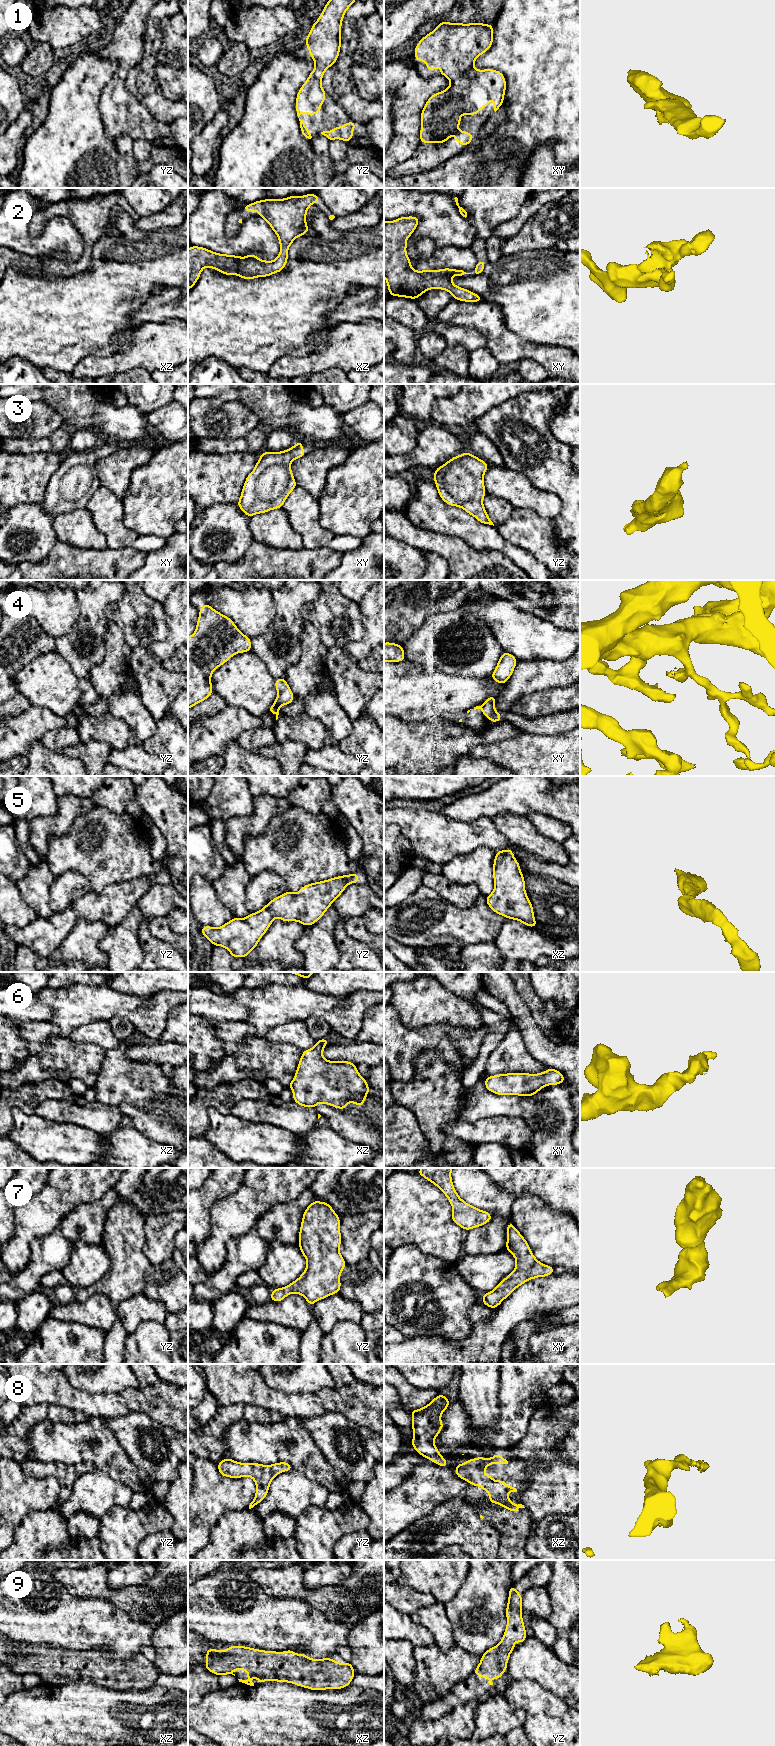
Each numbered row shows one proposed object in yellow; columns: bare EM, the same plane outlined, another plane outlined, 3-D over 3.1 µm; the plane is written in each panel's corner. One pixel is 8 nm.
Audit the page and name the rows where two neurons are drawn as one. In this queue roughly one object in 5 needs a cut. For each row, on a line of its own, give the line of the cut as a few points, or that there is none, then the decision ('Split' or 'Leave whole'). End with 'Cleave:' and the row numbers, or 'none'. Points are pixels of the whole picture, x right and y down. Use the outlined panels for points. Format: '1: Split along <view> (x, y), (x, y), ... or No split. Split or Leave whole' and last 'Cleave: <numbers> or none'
1: No split. Leave whole
2: No split. Leave whole
3: No split. Leave whole
4: Split along xy (480, 706), (482, 709). Split
5: No split. Leave whole
6: No split. Leave whole
7: No split. Leave whole
8: No split. Leave whole
9: No split. Leave whole
Cleave: 4

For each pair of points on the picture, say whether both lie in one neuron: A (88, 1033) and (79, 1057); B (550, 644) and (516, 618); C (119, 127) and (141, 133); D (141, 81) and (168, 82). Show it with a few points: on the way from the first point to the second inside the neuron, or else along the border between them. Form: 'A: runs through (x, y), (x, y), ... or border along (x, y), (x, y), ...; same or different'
A: border along (69, 1036), (74, 1040), (96, 1043), (106, 1051); different
B: runs through (542, 640), (537, 639), (524, 626); same
C: runs through (124, 127), (136, 128); same
D: border along (155, 59), (155, 74), (162, 93), (173, 101); different

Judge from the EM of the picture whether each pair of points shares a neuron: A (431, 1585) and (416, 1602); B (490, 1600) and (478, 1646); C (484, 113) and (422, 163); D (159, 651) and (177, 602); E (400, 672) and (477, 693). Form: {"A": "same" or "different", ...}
{"A": "different", "B": "same", "C": "same", "D": "same", "E": "same"}

